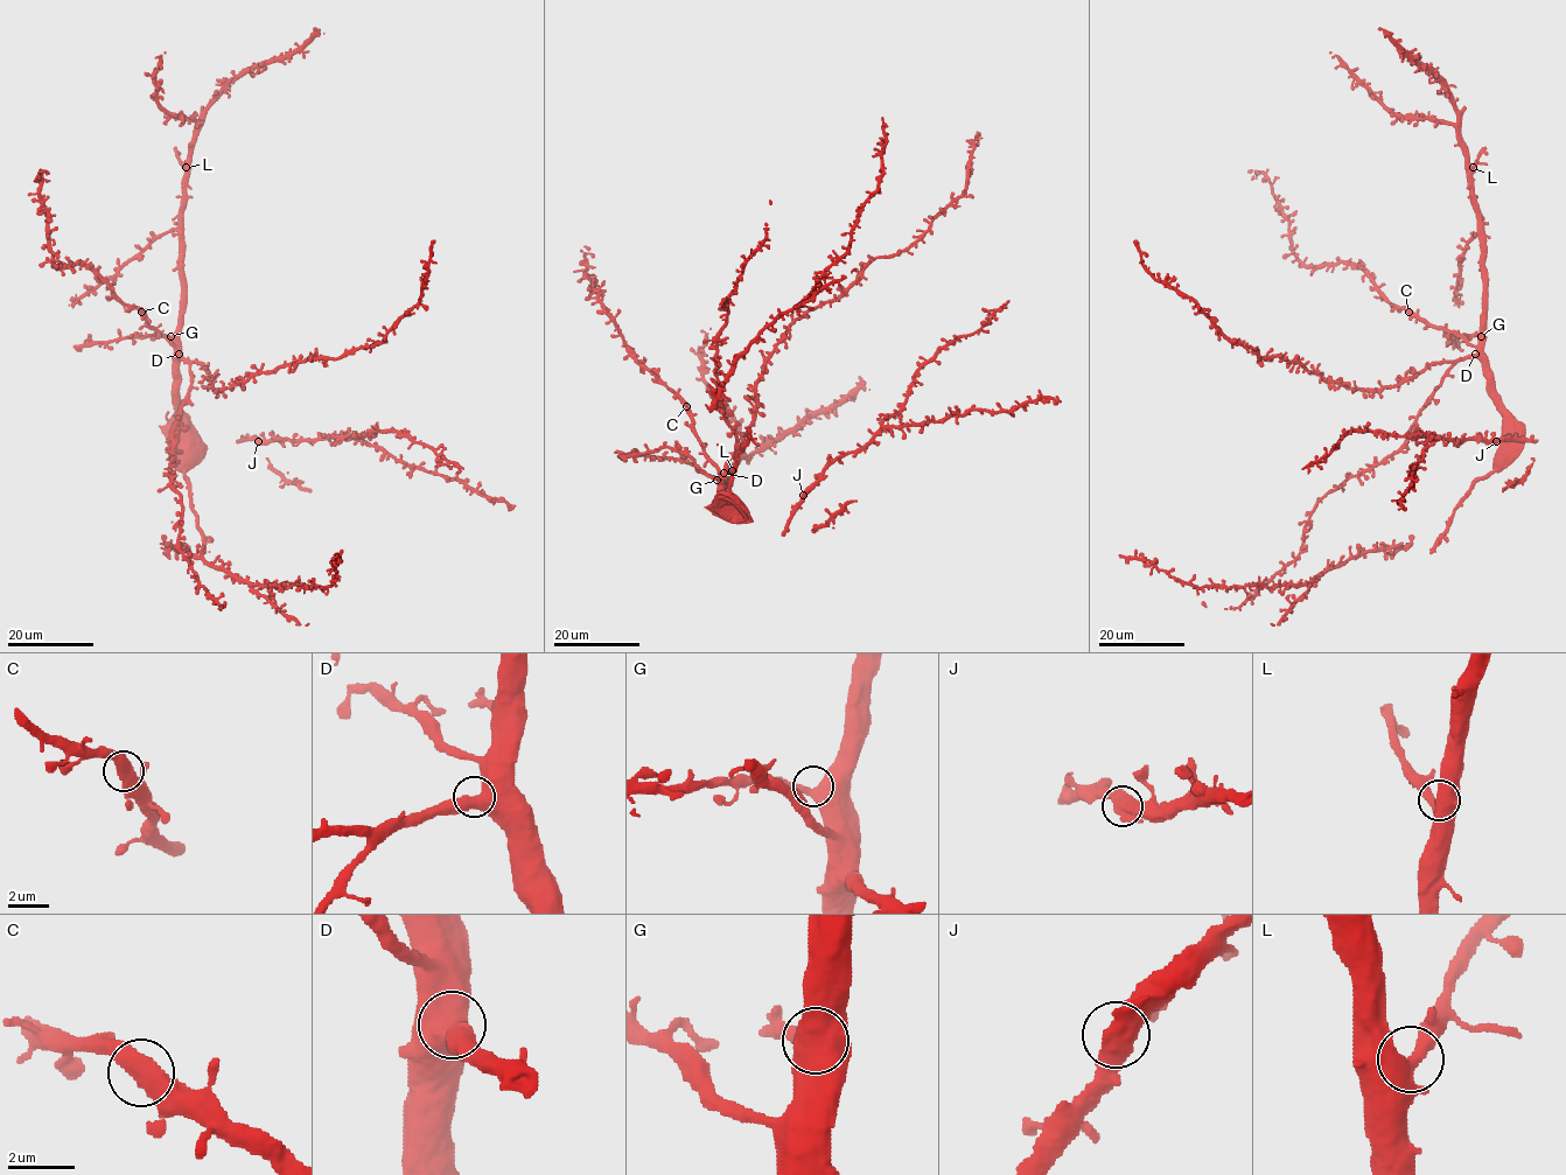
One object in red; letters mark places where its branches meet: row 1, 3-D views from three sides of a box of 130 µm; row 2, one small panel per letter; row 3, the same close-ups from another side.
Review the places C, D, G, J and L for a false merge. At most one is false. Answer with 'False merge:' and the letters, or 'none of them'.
False merge: none of them

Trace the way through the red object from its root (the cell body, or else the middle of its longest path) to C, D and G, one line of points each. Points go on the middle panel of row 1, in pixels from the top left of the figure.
C: (724, 495), (724, 477), (707, 456), (686, 406)
D: (724, 495), (724, 473)
G: (724, 495), (724, 482), (717, 480)

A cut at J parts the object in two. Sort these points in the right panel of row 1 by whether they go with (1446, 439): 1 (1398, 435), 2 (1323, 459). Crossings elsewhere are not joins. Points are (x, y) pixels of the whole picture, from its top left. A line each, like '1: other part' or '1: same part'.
1: same part
2: same part

